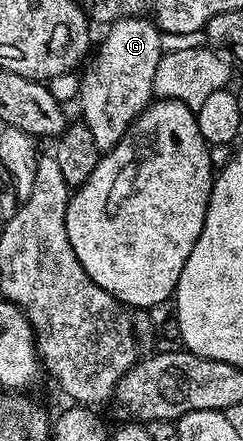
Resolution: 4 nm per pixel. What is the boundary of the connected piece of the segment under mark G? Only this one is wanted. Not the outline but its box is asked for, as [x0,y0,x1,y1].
[81,16,162,152]

